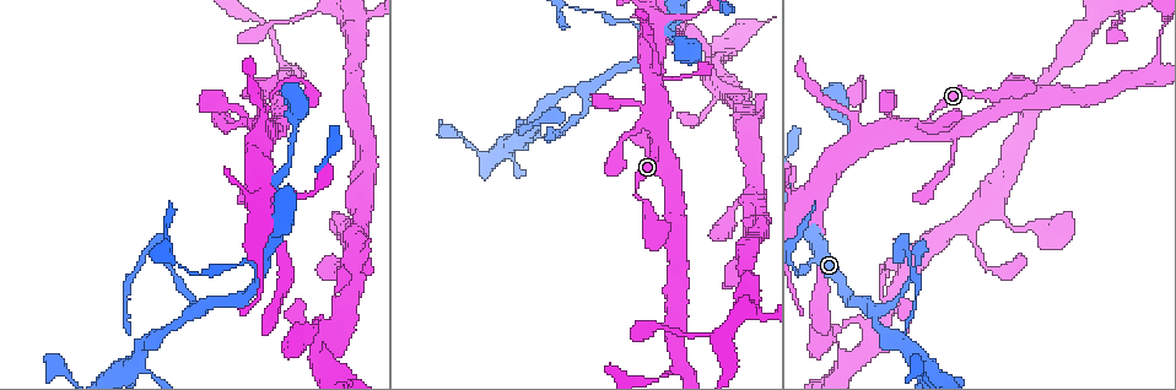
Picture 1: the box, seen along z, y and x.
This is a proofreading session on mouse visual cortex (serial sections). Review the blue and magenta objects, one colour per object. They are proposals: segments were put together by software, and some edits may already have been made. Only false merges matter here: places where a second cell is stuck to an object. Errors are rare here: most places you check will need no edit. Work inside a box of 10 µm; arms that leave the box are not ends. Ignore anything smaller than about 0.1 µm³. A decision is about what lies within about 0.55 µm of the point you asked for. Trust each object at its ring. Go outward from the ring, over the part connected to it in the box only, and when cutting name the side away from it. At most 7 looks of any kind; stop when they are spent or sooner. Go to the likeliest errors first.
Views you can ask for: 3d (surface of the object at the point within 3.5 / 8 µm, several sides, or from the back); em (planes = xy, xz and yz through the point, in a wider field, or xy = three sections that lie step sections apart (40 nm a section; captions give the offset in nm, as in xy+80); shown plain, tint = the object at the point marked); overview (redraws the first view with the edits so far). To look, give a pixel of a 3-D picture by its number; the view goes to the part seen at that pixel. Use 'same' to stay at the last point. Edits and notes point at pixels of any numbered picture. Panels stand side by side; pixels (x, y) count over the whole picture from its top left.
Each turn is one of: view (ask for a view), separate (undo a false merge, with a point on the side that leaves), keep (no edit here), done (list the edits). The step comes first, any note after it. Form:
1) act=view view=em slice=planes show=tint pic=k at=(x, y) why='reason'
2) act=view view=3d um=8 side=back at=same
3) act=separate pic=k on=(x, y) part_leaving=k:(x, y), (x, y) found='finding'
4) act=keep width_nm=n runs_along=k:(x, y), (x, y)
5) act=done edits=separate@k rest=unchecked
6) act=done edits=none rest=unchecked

act=view view=3d um=3.5 pic=1 at=(908, 345)

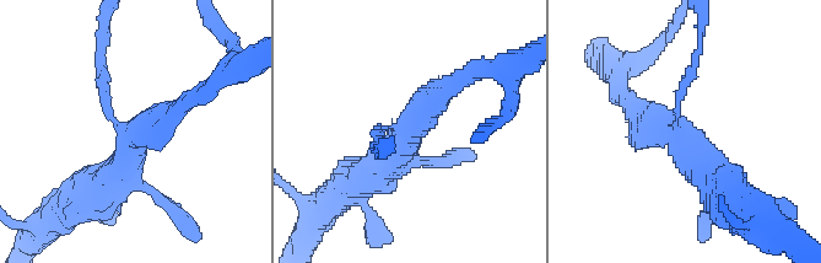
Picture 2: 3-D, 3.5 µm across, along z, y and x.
act=view view=em slice=xy step=1 show=tint pic=2 at=(408, 129) arms=3 arm_widths_nm=150,250,450

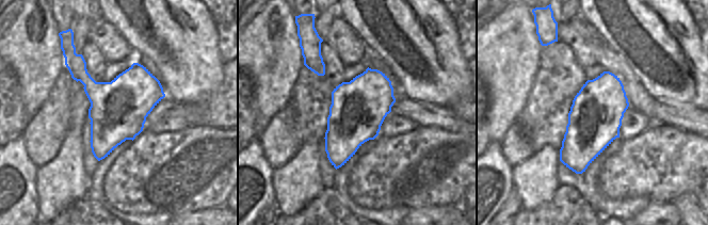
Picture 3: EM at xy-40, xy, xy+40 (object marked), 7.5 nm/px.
act=keep found='continuous, no second cell'

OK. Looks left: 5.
act=view view=em slice=xy step=2 show=tint pic=1 at=(669, 21) why='thick turns thin'

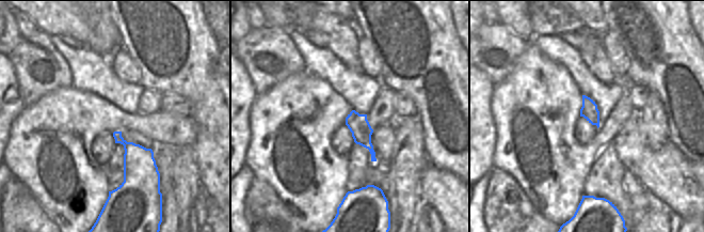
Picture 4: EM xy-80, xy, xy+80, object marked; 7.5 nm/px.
act=view view=3d um=3.5 at=same

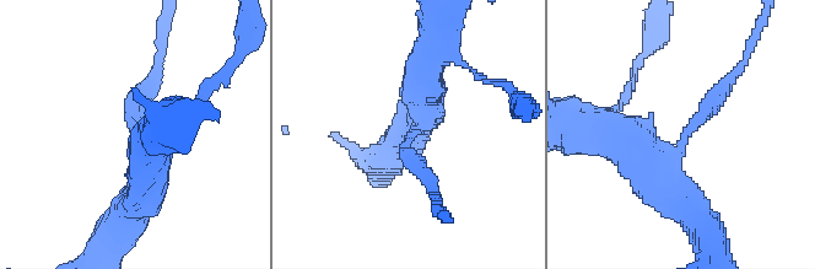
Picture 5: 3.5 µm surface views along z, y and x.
act=keep width_nm=160 runs_along=5:(690, 208), (665, 166), (728, 82) found='continuous, no second cell'

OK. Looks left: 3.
act=view view=3d um=3.5 pic=1 at=(662, 150) why='four arms meet'

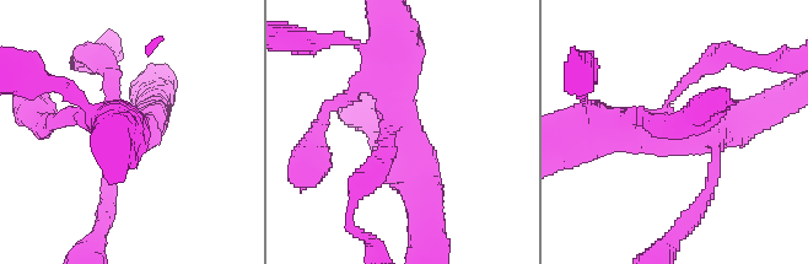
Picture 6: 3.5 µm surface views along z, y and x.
act=view view=em slice=xy step=5 show=tint pic=6 at=(402, 135) arms=4 arm_widths_nm=150,200,500,500

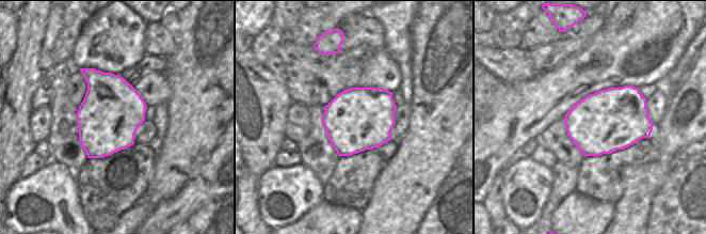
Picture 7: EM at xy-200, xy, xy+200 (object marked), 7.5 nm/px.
act=keep runs_along=6:(696, 74), (666, 103), (675, 134), (750, 118) found='continuous, no second cell'

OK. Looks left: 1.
act=done edits=none rest=unchecked

